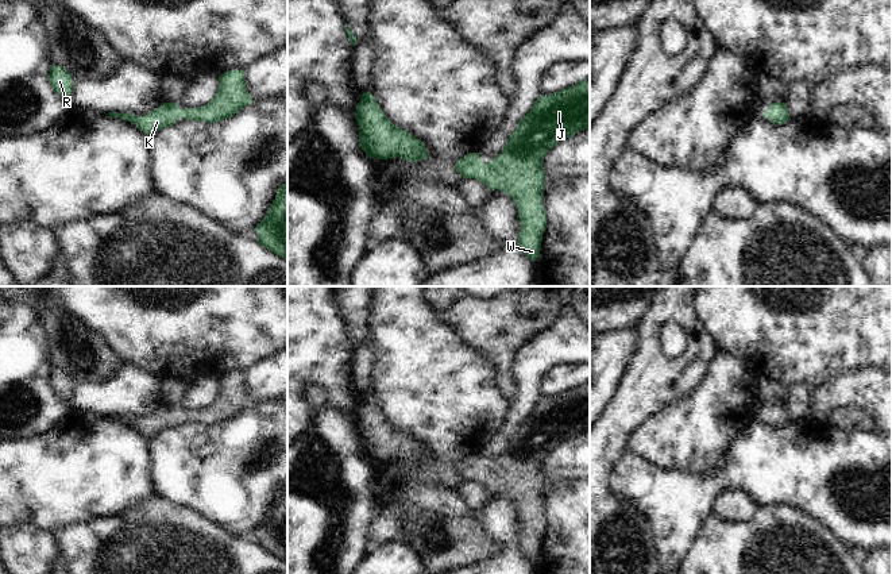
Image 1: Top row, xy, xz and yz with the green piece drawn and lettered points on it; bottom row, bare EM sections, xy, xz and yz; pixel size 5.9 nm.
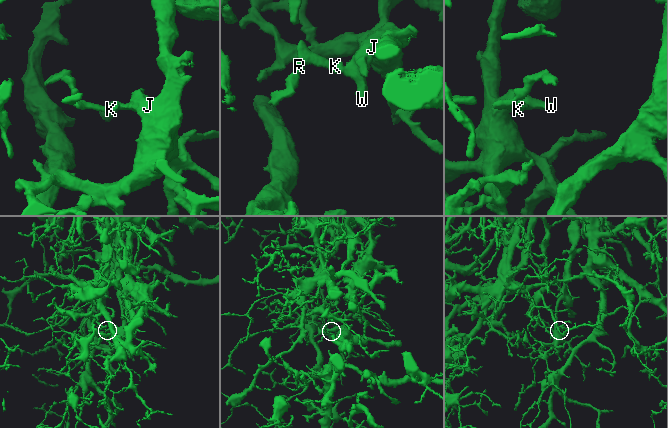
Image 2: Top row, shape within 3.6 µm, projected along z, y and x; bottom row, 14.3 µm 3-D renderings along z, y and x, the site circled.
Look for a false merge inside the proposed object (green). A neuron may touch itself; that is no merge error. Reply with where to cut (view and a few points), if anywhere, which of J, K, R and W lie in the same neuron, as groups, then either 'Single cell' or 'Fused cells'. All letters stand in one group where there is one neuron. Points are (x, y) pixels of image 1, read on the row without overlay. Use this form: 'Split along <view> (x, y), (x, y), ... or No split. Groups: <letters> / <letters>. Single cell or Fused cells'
No split. Groups: J K R W. Single cell

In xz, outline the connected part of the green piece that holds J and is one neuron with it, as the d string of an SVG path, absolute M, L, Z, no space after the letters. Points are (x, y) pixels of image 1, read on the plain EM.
M590 381L568 389L561 394L540 398L532 412L518 424L503 454L491 465L483 466L479 455L471 455L455 467L463 481L476 481L490 493L502 493L514 502L521 525L518 544L524 556L532 563L536 563L540 558L547 528L542 506L545 490L544 459L560 443L571 440L576 435L587 431L590 431Z

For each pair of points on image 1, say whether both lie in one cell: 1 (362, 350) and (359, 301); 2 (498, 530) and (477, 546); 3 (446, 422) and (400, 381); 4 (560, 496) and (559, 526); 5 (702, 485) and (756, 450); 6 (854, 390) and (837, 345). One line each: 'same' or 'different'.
1: same
2: different
3: same
4: same
5: same
6: different

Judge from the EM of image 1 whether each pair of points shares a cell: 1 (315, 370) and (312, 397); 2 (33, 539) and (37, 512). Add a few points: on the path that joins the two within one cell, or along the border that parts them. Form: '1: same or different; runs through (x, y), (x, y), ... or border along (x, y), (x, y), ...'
1: different; border along (305, 388), (319, 386), (325, 401), (336, 407)
2: different; border along (14, 526), (34, 524), (53, 534)

